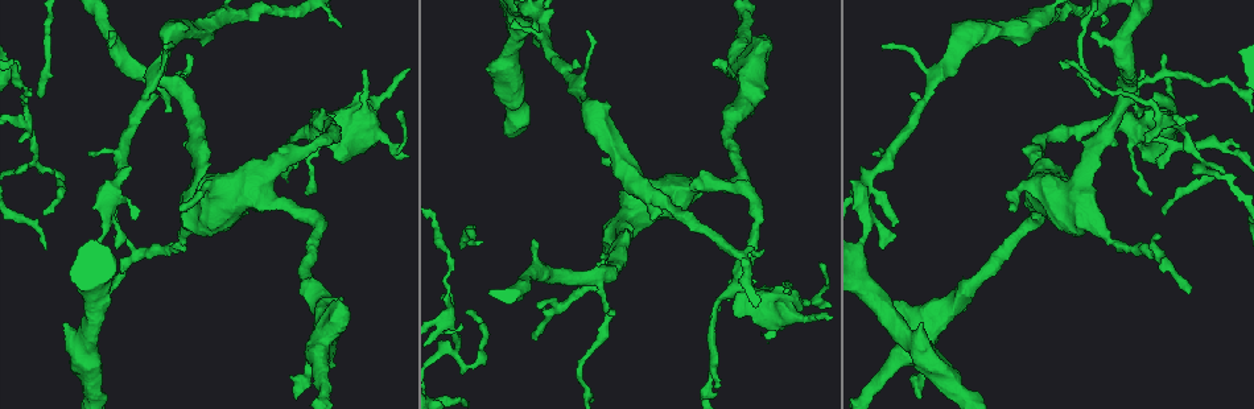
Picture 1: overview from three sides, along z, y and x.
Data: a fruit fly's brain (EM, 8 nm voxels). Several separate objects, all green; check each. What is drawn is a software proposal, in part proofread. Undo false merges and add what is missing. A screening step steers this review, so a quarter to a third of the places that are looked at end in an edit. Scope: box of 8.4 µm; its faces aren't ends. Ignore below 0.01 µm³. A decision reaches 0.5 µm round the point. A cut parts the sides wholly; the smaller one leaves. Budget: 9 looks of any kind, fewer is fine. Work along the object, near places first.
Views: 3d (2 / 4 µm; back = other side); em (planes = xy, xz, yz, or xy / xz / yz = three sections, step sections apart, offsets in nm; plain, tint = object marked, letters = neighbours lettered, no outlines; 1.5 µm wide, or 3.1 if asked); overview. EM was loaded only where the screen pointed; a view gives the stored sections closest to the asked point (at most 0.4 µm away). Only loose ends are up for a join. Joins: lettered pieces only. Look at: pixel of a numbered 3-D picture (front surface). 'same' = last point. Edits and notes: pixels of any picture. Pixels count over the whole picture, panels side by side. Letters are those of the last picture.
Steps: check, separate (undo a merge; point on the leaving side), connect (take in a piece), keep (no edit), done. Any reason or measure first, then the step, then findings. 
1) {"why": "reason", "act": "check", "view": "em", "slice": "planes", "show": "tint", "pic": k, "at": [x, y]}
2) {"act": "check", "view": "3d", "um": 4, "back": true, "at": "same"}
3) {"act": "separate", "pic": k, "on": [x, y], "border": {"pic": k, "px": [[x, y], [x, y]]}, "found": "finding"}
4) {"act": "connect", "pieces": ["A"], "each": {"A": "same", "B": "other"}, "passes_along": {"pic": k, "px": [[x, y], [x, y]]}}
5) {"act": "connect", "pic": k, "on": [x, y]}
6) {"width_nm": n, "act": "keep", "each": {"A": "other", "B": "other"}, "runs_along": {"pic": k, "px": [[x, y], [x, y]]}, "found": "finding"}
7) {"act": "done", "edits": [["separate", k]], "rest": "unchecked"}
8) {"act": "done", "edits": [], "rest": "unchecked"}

{"why": "thick turns thin", "act": "check", "view": "em", "slice": "planes", "show": "letters", "pic": 1, "at": [727, 71]}

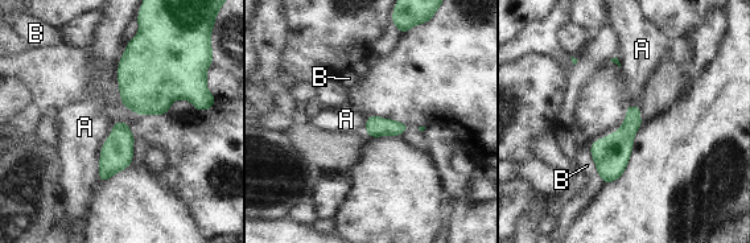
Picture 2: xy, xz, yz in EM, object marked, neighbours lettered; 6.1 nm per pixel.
{"act": "keep", "each": {"A": "other", "B": "other"}, "border": {"pic": 2, "px": [[112, 124], [101, 149], [98, 182]]}, "found": "continuous, no second cell"}

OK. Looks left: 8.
{"why": "branch stops here", "act": "check", "view": "em", "slice": "planes", "show": "letters", "pic": 1, "at": [162, 45]}

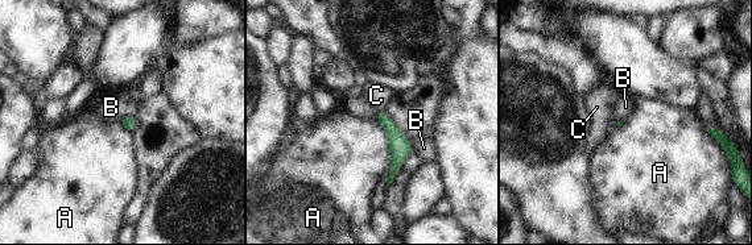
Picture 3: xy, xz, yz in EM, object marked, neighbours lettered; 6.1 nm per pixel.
{"act": "connect", "pieces": ["C"], "each": {"A": "other", "B": "other", "C": "same"}, "passes_along": {"pic": 3, "px": [[399, 146], [380, 111], [376, 95]]}, "found": "the cell continues"}

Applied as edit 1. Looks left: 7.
{"act": "check", "view": "overview"}

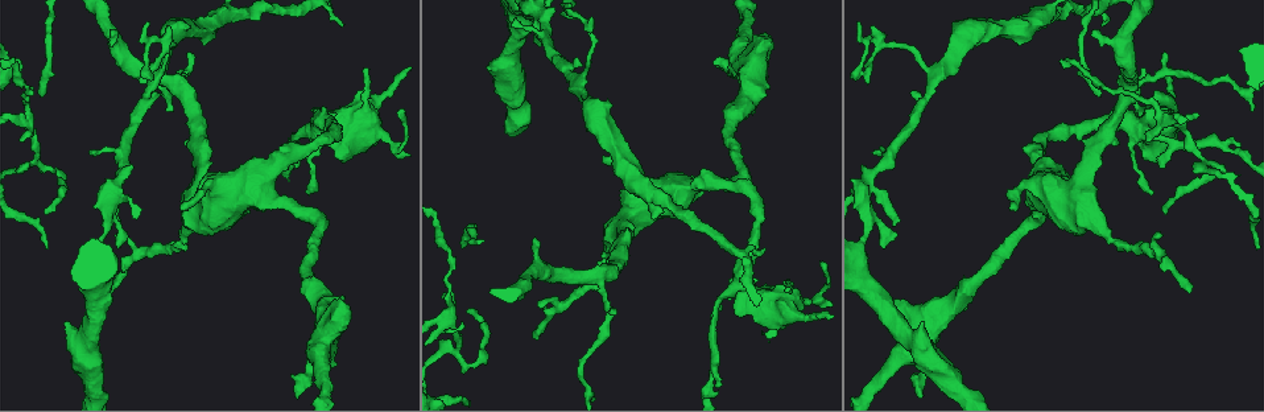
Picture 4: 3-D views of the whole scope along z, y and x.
{"why": "branch stops here", "act": "check", "view": "3d", "um": 2, "pic": 4, "at": [110, 30]}

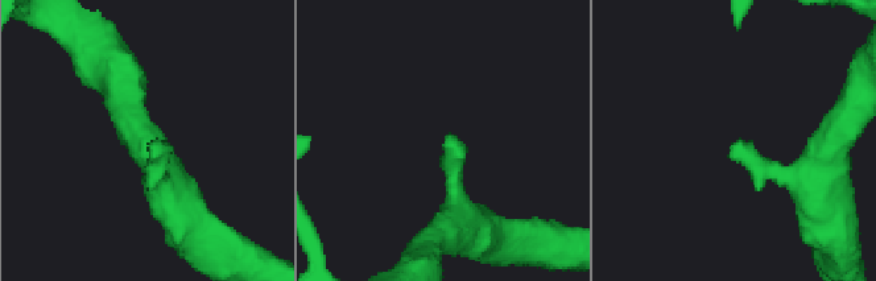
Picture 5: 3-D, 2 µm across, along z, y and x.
{"act": "check", "view": "em", "slice": "xy", "step": 4, "show": "letters", "pic": 5, "at": [732, 145]}

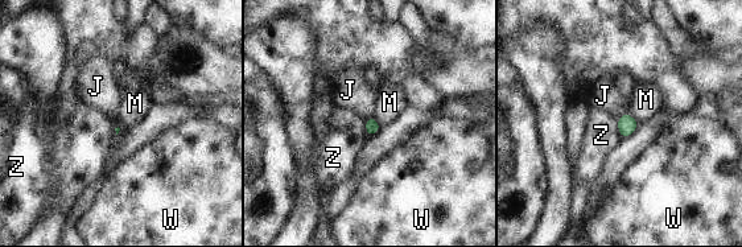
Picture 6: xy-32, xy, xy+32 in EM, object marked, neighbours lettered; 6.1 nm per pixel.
{"act": "check", "view": "em", "slice": "planes", "show": "letters", "at": "same"}

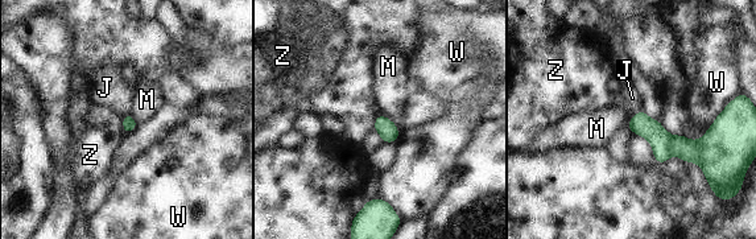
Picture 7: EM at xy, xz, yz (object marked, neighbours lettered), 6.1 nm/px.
{"act": "connect", "pieces": ["J"], "each": {"J": "same", "M": "other", "W": "other", "Z": "other"}, "passes_along": {"pic": 7, "px": [[662, 143], [639, 111], [632, 98]]}, "found": "the cell continues"}

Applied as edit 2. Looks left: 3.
{"why": "an open end", "act": "check", "view": "em", "slice": "xz", "step": 8, "show": "tint", "pic": 4, "at": [1098, 95]}

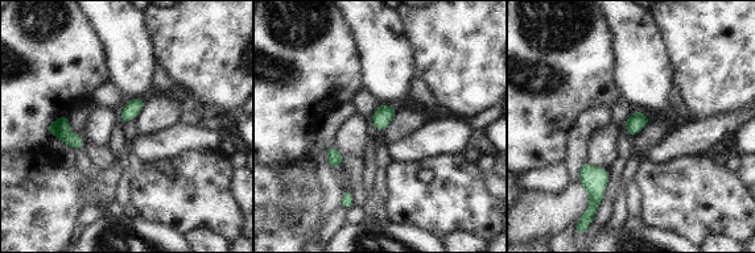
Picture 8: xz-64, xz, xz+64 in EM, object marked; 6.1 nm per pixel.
{"why": "cut it another way", "act": "check", "view": "em", "slice": "planes", "show": "letters", "at": "same"}

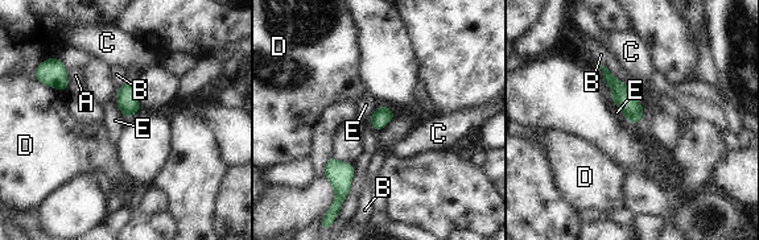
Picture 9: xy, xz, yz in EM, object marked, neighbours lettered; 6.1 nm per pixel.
{"act": "keep", "each": {"A": "other", "B": "other", "C": "other", "D": "other", "E": "other"}, "runs_along": {"pic": 9, "px": [[606, 74], [631, 108], [632, 120]]}, "found": "no lettered piece goes on from it"}

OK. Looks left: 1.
{"act": "done", "edits": [["connect", 3], ["connect", 7]], "rest": "unchecked"}

